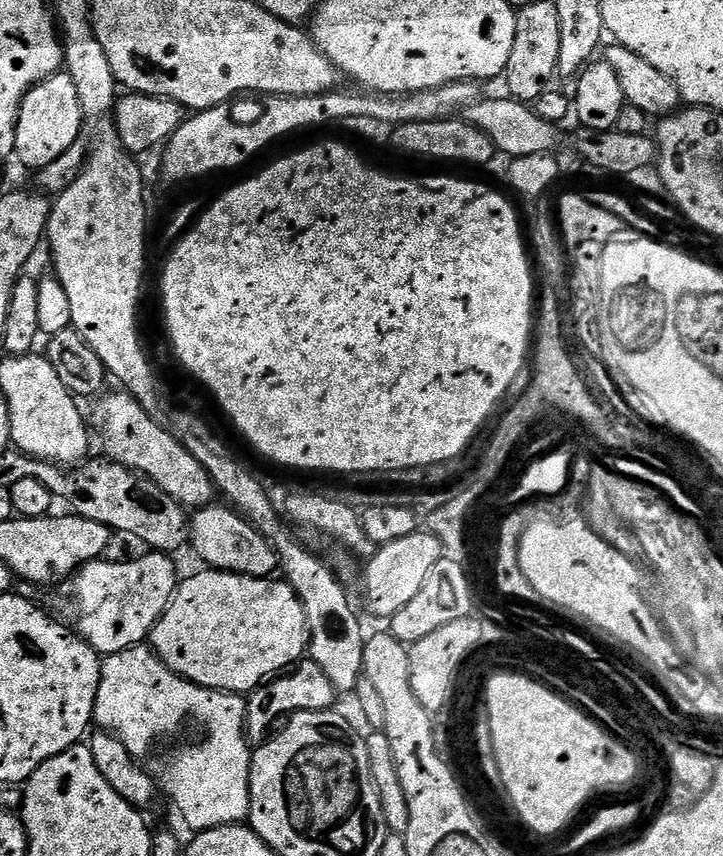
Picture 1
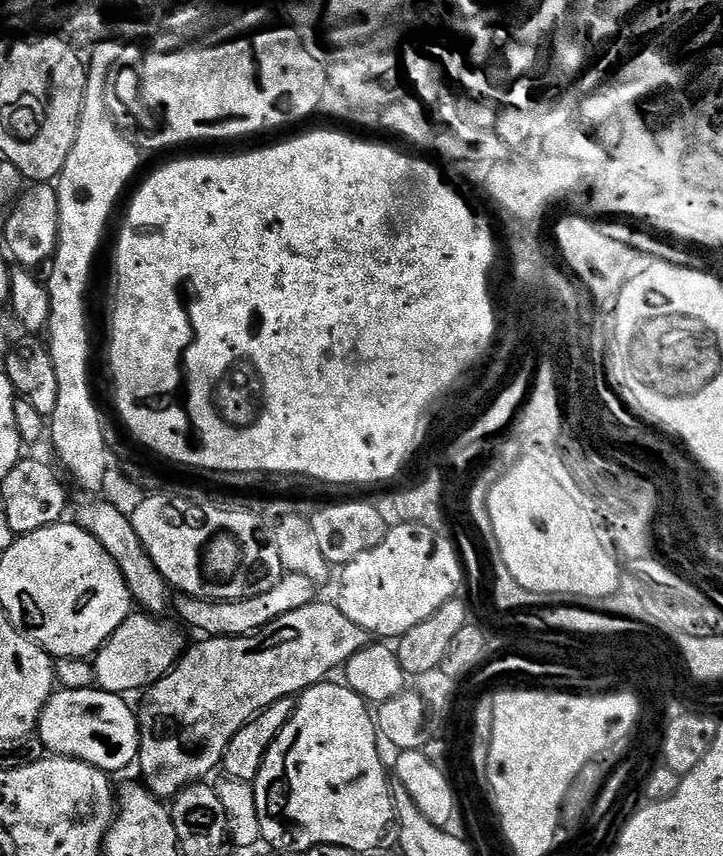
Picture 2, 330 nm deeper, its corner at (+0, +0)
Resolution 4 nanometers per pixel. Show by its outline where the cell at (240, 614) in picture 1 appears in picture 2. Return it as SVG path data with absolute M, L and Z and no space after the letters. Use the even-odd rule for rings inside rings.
M133 614L126 618L126 622L122 622L122 626L118 626L118 630L114 630L112 637L94 657L95 687L101 688L103 692L117 694L139 693L151 688L175 668L176 661L185 651L186 643L180 637L179 627L171 628L160 620L163 619L152 614Z

